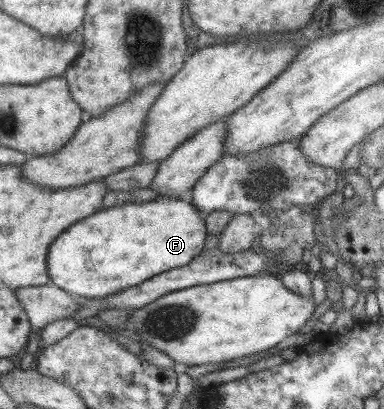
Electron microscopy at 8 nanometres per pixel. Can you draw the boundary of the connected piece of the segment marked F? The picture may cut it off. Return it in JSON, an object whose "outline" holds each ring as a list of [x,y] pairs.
{"outline":[[[159,197],[150,202],[134,202],[102,209],[72,225],[53,242],[48,255],[51,283],[80,298],[103,299],[130,286],[138,286],[144,280],[150,280],[173,268],[186,266],[202,253],[207,236],[202,216],[188,197]]]}

